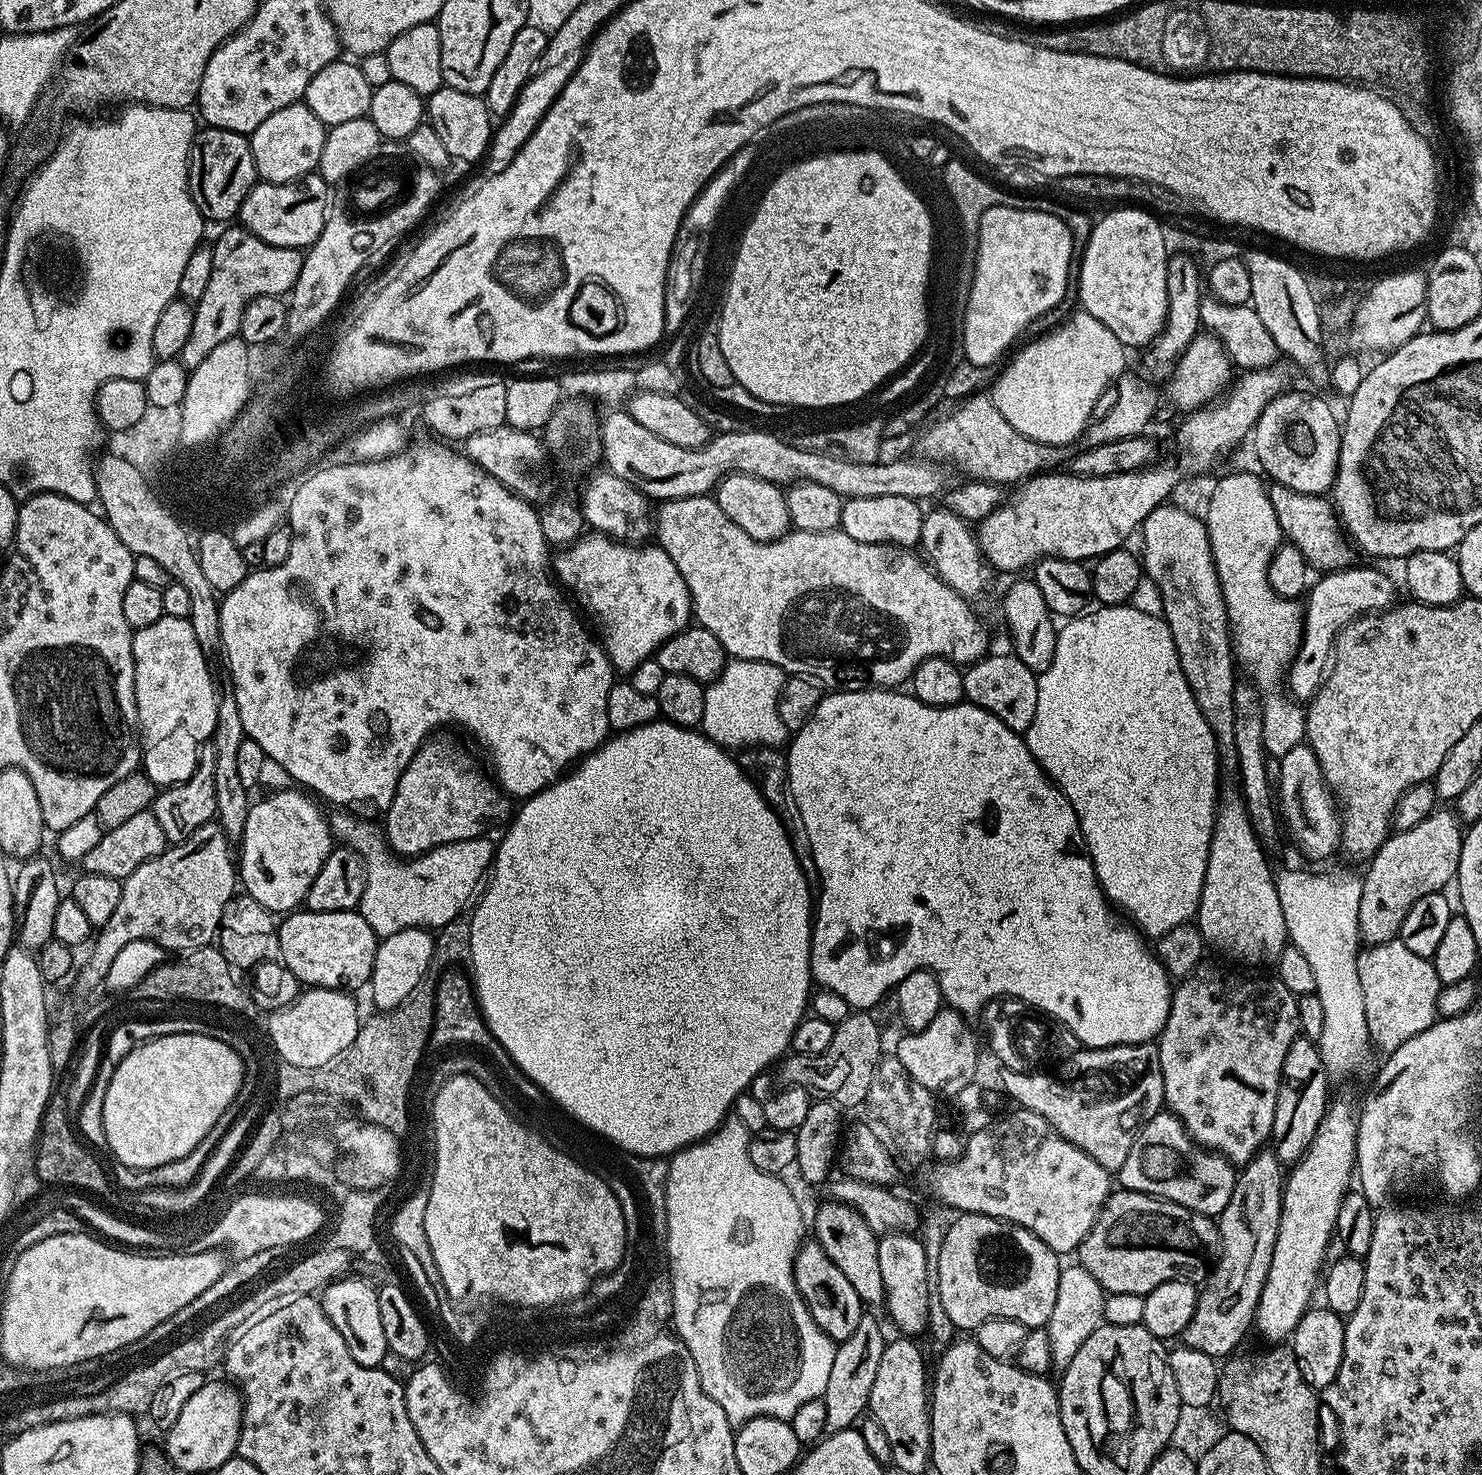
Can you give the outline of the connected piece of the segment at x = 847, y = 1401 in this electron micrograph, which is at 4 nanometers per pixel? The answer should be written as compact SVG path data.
M868 1312L861 1315L854 1334L850 1334L850 1338L839 1341L834 1354L834 1367L830 1370L830 1378L826 1382L826 1390L822 1397L826 1406L825 1433L841 1432L853 1427L865 1415L882 1358L882 1350L886 1344L886 1335L884 1336L879 1320Z

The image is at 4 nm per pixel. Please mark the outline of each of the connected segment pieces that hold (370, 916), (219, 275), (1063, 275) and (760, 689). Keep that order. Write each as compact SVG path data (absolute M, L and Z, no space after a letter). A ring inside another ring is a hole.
M344 810L335 814L337 816L333 815L330 820L335 839L355 848L364 860L366 886L358 911L377 938L411 928L439 930L451 920L459 920L465 915L467 908L464 907L477 899L494 864L494 844L484 834L443 844L423 856L397 858L387 847L372 844L370 833L360 832L361 821L355 815Z
M243 226L228 228L216 244L211 245L214 254L214 270L210 274L210 286L206 286L206 294L195 301L194 330L186 346L182 346L182 354L178 357L185 368L191 370L218 346L218 342L226 342L226 338L237 335L242 322L242 310L254 298L259 296L279 296L291 293L294 282L302 270L304 252L298 248L275 248L262 238L258 238Z
M1010 206L986 210L980 219L976 262L964 312L963 359L974 366L992 368L1031 320L1063 302L1071 268L1073 271L1072 235L1062 218Z
M729 659L719 676L705 687L699 727L709 740L725 750L783 745L790 736L779 717L779 698L785 681L786 673L777 664Z

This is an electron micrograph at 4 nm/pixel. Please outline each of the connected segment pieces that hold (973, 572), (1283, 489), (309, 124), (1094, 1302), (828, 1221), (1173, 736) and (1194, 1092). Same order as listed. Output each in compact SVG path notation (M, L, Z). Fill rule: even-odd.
M943 506L937 508L937 512L929 511L924 517L919 547L924 547L927 563L940 580L946 582L946 586L962 597L973 598L987 586L990 565L980 552L980 542L973 525Z
M1272 482L1267 485L1268 497L1278 514L1280 531L1287 543L1303 554L1305 565L1320 568L1321 573L1337 572L1343 568L1353 567L1352 552L1354 545L1346 535L1339 515L1329 497L1321 494L1302 494L1286 486Z
M303 102L274 110L262 126L250 133L257 177L270 184L285 184L315 173L320 166L325 135L326 125L314 118L314 110L307 108Z
M1079 1262L1061 1267L1058 1278L1058 1298L1054 1298L1054 1310L1046 1325L1050 1338L1050 1354L1052 1355L1052 1368L1062 1370L1074 1362L1074 1354L1082 1347L1082 1342L1094 1334L1100 1325L1105 1323L1103 1306L1106 1297L1103 1286Z
M827 1202L816 1212L816 1221L811 1221L810 1228L816 1231L815 1243L826 1250L826 1258L846 1274L850 1286L858 1290L858 1298L861 1305L883 1305L884 1287L882 1286L882 1269L878 1267L878 1246L880 1245L878 1234L870 1230L866 1218L858 1214L856 1210L845 1204Z
M1131 603L1127 604L1109 604L1107 606L1097 607L1097 612L1093 610L1085 611L1079 616L1073 616L1067 622L1061 623L1057 631L1057 646L1054 650L1054 658L1049 668L1038 676L1038 714L1034 714L1034 722L1030 722L1030 726L1022 734L1026 746L1030 750L1030 754L1040 763L1044 773L1054 781L1059 788L1066 794L1066 798L1070 802L1070 806L1074 806L1074 814L1080 823L1080 832L1084 835L1084 846L1089 858L1092 859L1094 866L1094 874L1100 883L1100 889L1109 901L1121 913L1127 914L1130 917L1131 923L1145 937L1159 938L1167 934L1170 930L1174 930L1179 924L1189 923L1195 917L1198 906L1200 905L1200 895L1202 894L1202 886L1204 885L1204 875L1206 874L1206 862L1208 861L1208 843L1212 837L1212 827L1216 821L1216 805L1218 803L1218 787L1216 788L1216 772L1218 773L1218 753L1216 750L1216 735L1210 730L1210 726L1206 722L1206 718L1202 718L1202 710L1198 710L1198 702L1194 698L1194 694L1190 690L1190 686L1186 682L1186 674L1182 674L1182 662L1178 658L1178 650L1174 646L1174 638L1170 626L1164 620L1163 615L1152 612L1143 612L1140 608L1132 608Z
M1201 963L1199 968L1194 969L1190 975L1184 977L1175 985L1170 1014L1166 1018L1166 1026L1158 1037L1158 1045L1160 1044L1158 1071L1162 1074L1164 1102L1167 1111L1182 1121L1189 1136L1201 1148L1223 1156L1229 1164L1243 1166L1249 1160L1253 1160L1257 1152L1269 1143L1272 1134L1274 1110L1276 1109L1276 1099L1278 1098L1280 1078L1282 1076L1282 1062L1286 1062L1286 1050L1290 1050L1290 1046L1295 1042L1296 1037L1301 1035L1300 1023L1298 1022L1298 1006L1296 1005L1298 997L1290 990L1286 990L1286 986L1279 978L1259 980L1256 976L1239 976L1236 972L1227 972L1224 968L1215 968L1214 965L1208 963Z

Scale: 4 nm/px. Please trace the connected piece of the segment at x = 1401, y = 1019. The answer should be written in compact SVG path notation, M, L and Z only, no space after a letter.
M1400 939L1363 947L1358 958L1358 976L1365 1003L1369 1039L1387 1054L1416 1037L1437 1020L1441 982L1431 960L1411 953Z

